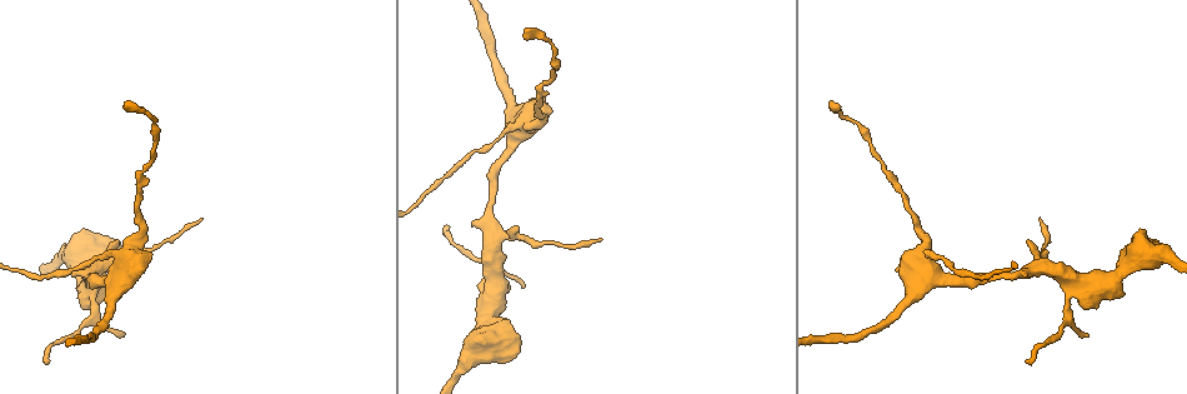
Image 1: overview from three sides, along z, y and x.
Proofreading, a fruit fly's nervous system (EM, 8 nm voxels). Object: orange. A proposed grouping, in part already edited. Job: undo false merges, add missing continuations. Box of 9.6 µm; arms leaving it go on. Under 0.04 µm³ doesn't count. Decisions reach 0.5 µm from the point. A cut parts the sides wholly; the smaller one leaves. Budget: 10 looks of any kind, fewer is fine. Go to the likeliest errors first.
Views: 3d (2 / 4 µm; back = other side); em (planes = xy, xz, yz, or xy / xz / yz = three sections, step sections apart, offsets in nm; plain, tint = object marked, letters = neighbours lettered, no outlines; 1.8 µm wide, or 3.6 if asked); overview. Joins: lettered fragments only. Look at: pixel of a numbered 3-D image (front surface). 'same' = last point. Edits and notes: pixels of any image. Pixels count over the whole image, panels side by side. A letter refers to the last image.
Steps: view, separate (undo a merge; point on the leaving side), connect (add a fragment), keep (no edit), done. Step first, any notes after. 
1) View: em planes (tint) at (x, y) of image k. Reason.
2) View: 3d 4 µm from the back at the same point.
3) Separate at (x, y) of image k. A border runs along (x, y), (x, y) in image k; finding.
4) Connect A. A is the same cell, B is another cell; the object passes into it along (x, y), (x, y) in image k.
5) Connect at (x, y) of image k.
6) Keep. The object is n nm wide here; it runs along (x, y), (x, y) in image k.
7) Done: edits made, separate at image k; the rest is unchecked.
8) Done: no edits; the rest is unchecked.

View: 3d 2 µm at (1087, 336) of image 1. Tapers out.

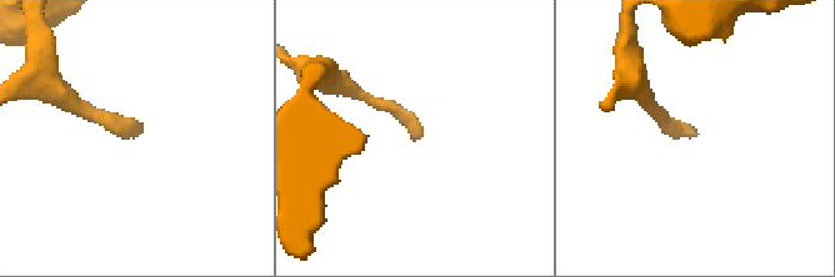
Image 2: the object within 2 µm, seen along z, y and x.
View: em 3.6 µm planes (letters) at (140, 133) of image 2.

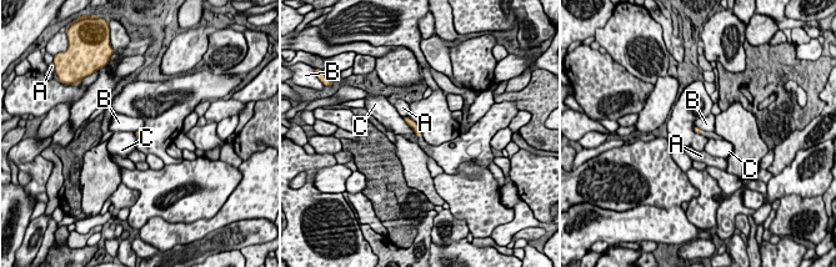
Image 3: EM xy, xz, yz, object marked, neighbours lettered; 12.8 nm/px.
Keep. A, B and C are other cells; it runs along (406, 119), (419, 134) in image 3; no lettered fragment goes on from it.

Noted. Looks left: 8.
View: em planes (letters) at (1040, 219) of image 1. Free end.

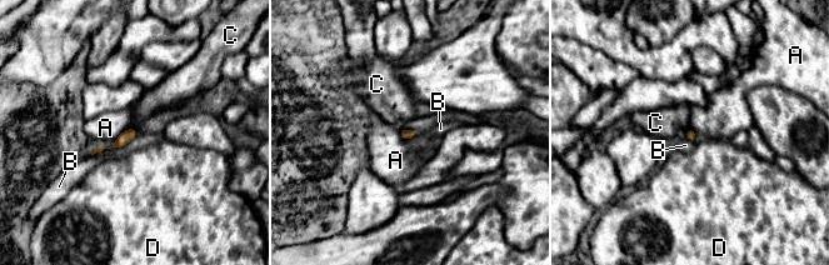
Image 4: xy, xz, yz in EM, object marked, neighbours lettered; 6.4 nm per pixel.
Keep. The longest contact is with B, 340 nm; A, B, C and D are other cells; no lettered fragment goes on from it.

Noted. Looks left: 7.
View: 3d 2 µm at (510, 144) of image 1. Three arms meet.

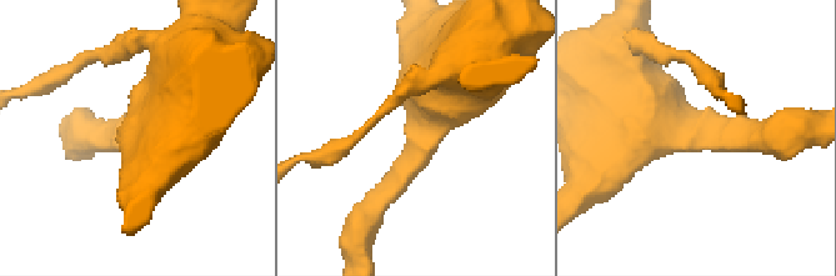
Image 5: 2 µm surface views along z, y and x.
View: em planes (letters) at (707, 127) of image 5. Now the EM.

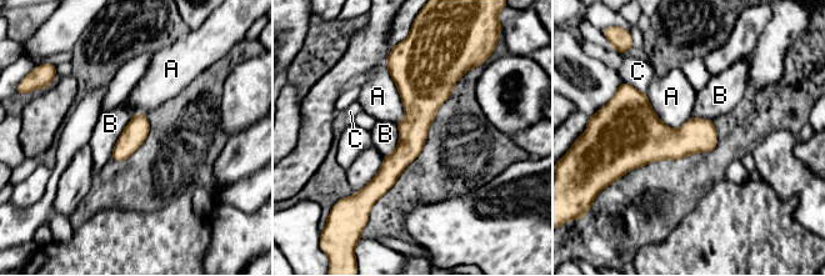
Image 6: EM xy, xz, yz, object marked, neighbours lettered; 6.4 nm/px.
Keep. The object is 150 nm wide here; A, B and C are other cells; all the same neuron.

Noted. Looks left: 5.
View: em planes (plain) at (518, 228) of image 1. Branch stops here.

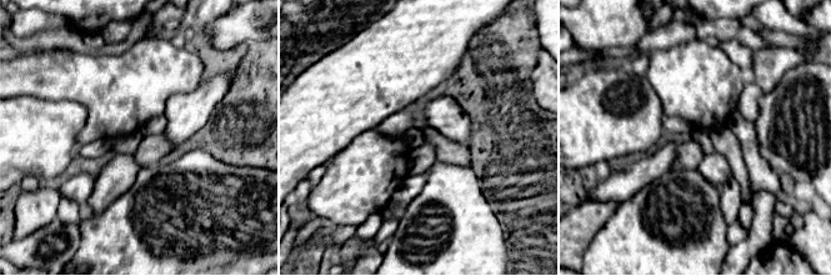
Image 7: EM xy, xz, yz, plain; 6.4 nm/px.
View: em planes (letters) at the same point. What lies round it.

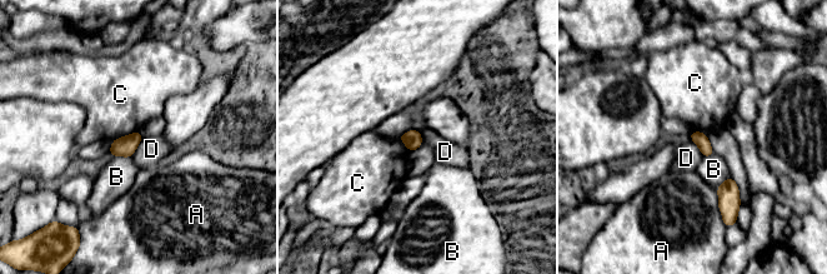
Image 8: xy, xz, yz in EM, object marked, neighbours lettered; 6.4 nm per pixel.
Keep. A, B, C and D are other cells; a border runs along (690, 138), (703, 157) in image 8; no lettered fragment goes on from it.

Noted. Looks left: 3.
Done: no edits; the rest is unchecked.

